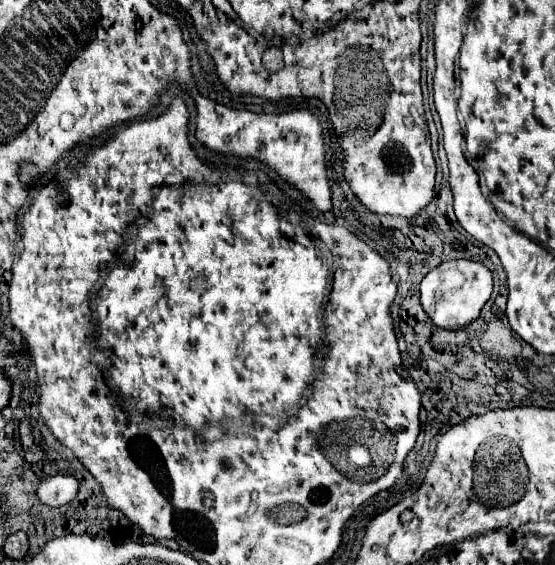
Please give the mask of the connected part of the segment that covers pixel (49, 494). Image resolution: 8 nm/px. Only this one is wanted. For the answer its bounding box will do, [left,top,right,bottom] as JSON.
[37,474,79,508]

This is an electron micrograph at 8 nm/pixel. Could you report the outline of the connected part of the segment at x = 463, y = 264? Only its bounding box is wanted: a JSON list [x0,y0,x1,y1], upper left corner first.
[421,260,493,330]

